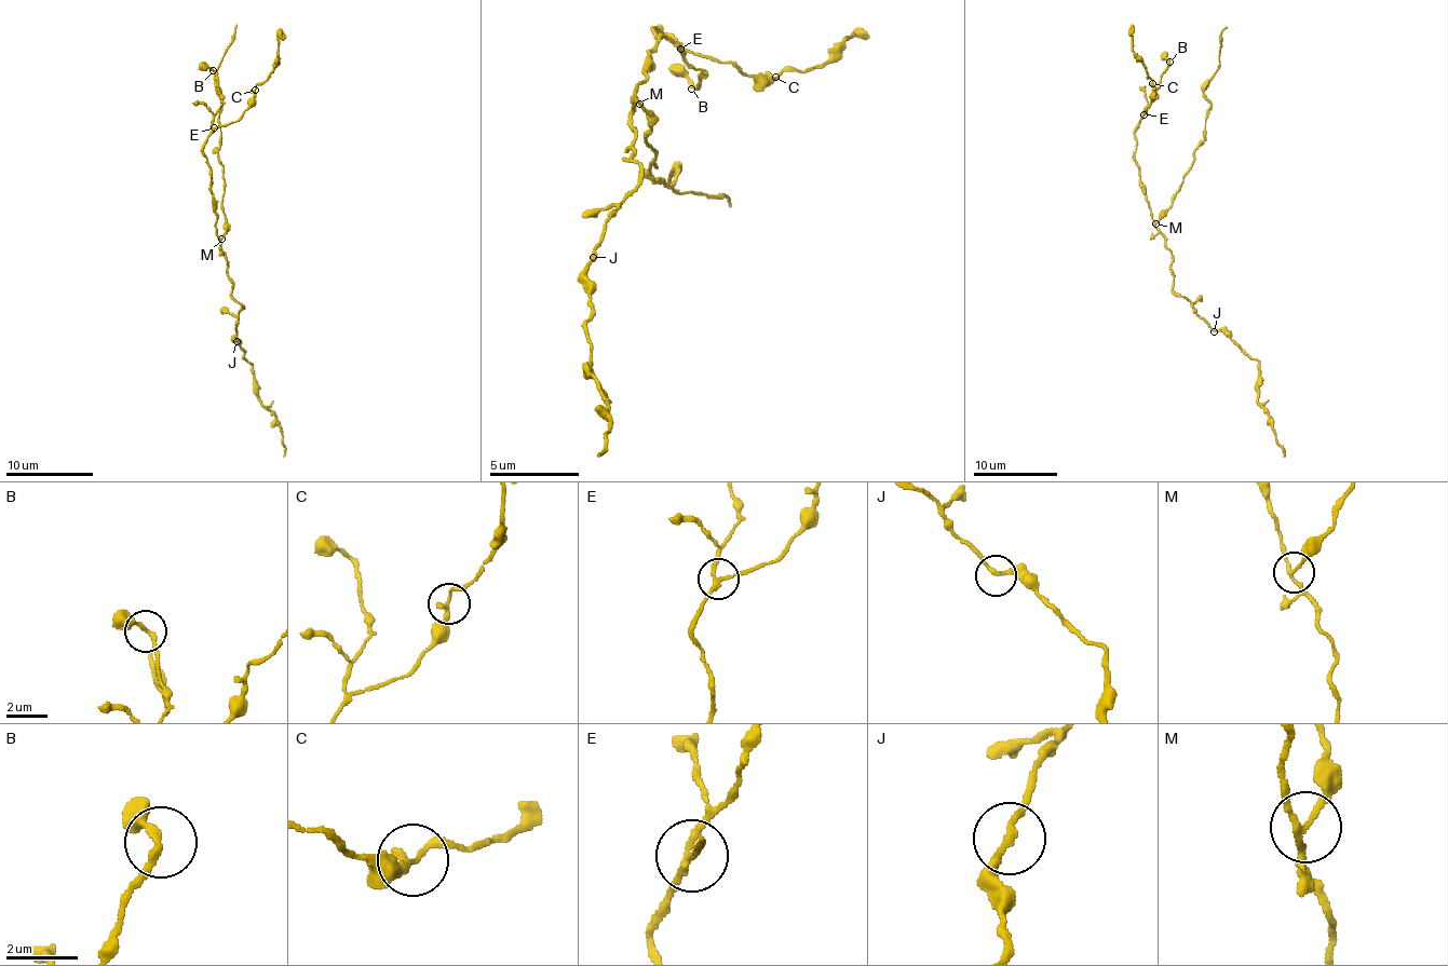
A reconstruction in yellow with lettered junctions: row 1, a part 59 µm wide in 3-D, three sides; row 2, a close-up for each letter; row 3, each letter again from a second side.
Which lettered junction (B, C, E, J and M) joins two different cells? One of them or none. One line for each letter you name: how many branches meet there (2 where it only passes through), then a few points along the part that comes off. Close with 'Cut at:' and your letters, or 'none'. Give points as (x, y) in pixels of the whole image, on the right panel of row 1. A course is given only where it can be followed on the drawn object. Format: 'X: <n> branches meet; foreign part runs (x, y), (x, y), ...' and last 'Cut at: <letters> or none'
M: 3 branches meet; foreign part runs (1155, 223), (1169, 207), (1203, 139), (1210, 105), (1203, 83), (1220, 63), (1219, 37), (1227, 27)
Cut at: M

